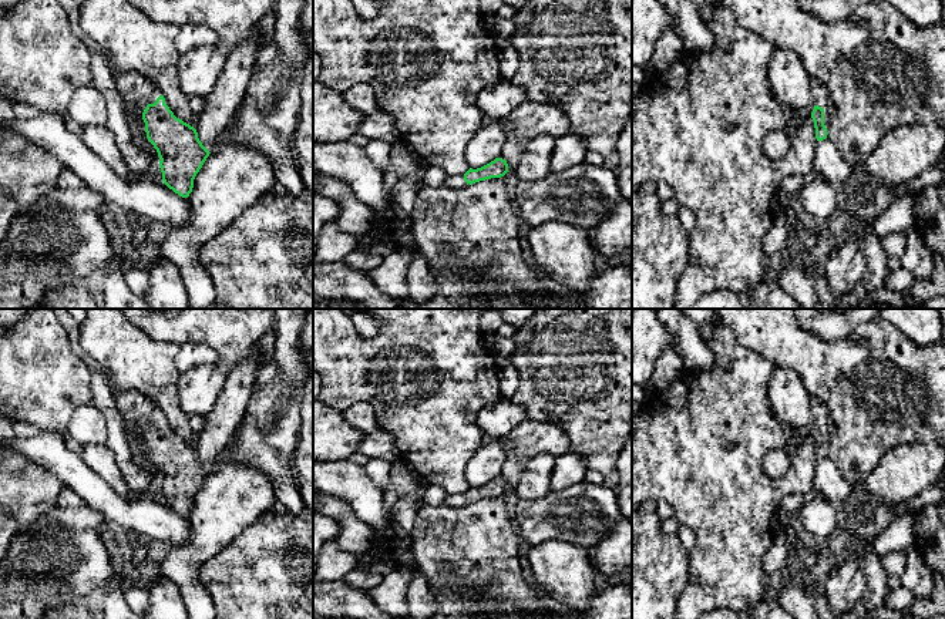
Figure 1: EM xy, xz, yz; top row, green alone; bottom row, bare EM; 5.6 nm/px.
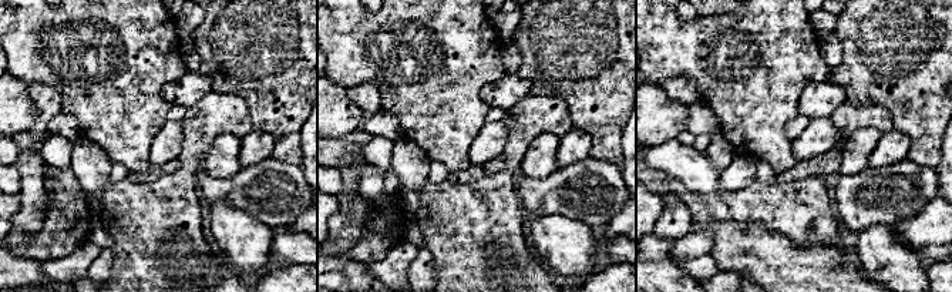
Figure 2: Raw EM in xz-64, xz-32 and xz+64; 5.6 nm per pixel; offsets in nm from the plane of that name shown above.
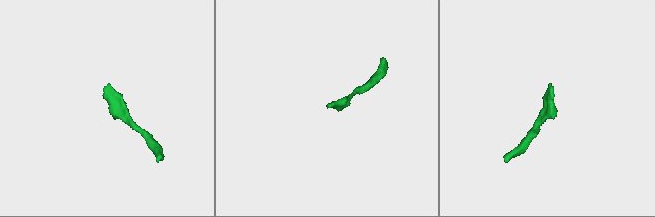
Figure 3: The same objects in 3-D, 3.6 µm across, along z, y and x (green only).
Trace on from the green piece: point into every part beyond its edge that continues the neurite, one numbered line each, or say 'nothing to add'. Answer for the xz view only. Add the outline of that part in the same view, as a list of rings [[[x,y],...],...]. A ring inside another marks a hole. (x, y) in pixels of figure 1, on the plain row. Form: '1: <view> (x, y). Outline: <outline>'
1: xz (457, 500). Outline: [[[454,494],[454,495],[448,495],[445,498],[445,505],[448,505],[448,507],[465,507],[465,505],[470,505],[470,502],[467,502],[464,499],[464,494]]]

